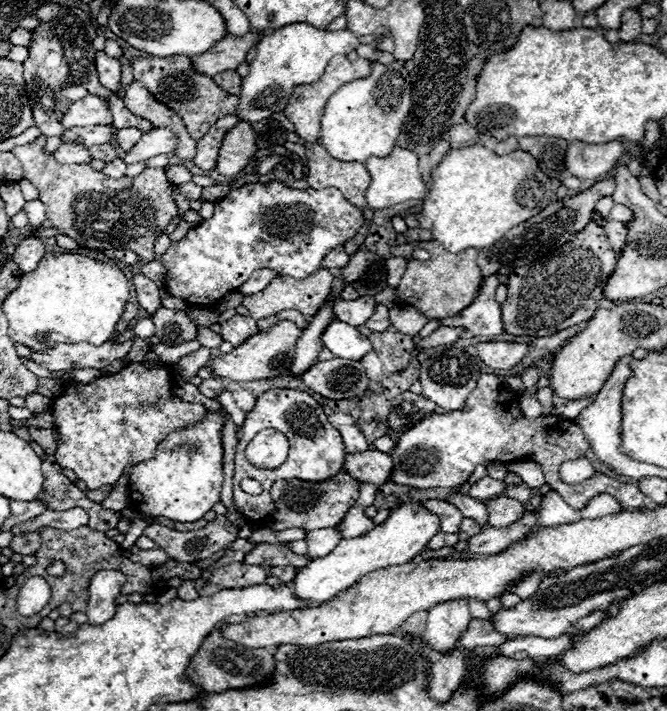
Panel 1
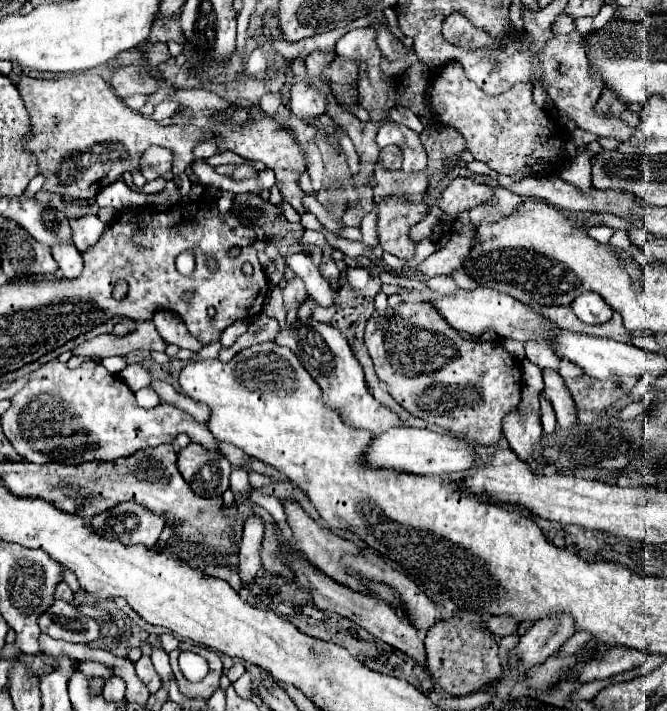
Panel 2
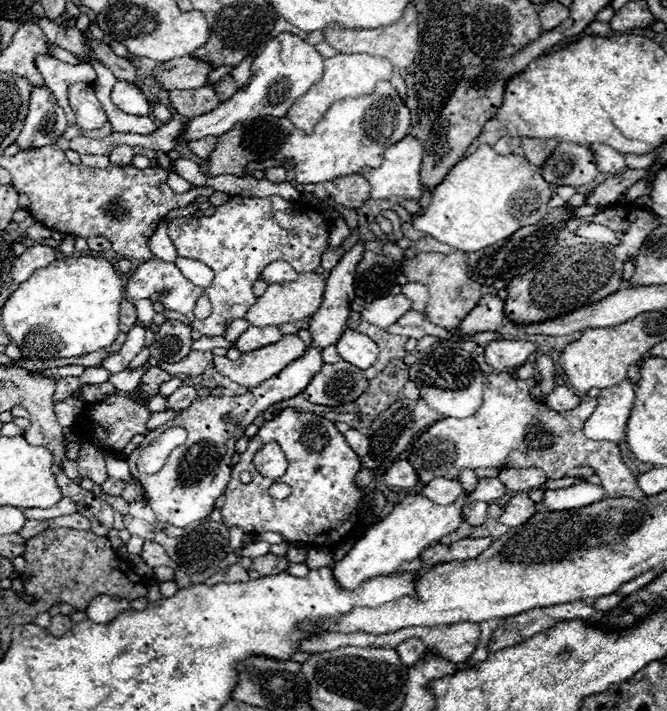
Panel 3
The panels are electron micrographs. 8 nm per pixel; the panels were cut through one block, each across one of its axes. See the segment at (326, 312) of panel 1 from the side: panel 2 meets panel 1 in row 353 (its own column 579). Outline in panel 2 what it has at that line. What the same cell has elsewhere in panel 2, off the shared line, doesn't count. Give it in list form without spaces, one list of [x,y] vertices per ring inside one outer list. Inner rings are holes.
[[[594,292],[578,296],[570,306],[574,314],[586,324],[604,324],[612,318],[612,308],[606,306],[600,296],[594,296]]]

